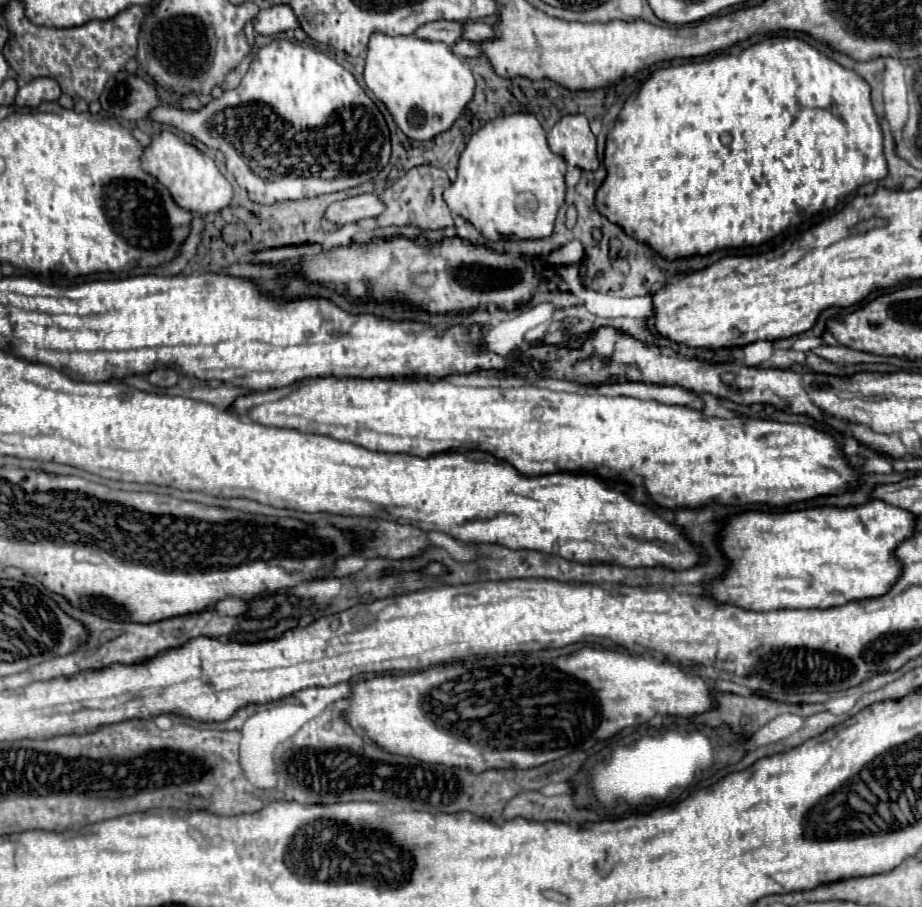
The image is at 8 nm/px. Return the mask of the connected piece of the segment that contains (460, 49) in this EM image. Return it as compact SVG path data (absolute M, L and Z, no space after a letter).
M461 39L461 41L455 43L451 49L453 49L455 55L463 55L463 57L469 57L469 59L473 59L473 57L483 57L483 47L481 47L481 43L475 43L475 41Z

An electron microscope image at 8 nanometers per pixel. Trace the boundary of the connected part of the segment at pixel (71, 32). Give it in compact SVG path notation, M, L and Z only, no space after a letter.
M11 1L3 11L11 31L11 39L9 45L5 45L3 55L17 71L21 81L27 83L37 77L53 77L59 81L63 93L71 95L75 101L85 99L91 103L99 99L109 77L119 73L125 63L137 55L137 35L149 11L151 7L133 5L107 21L89 21L81 27L55 29L33 25L25 17L23 3Z

